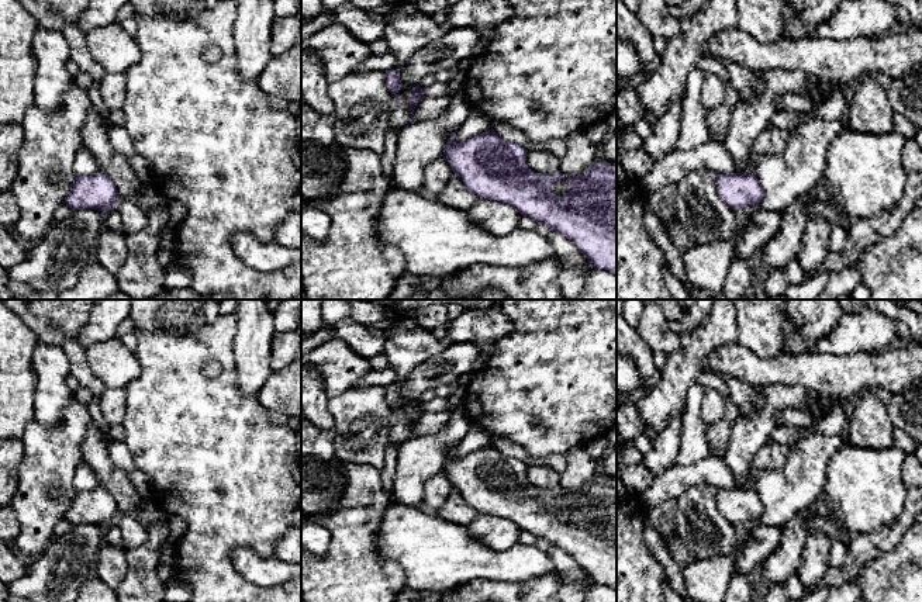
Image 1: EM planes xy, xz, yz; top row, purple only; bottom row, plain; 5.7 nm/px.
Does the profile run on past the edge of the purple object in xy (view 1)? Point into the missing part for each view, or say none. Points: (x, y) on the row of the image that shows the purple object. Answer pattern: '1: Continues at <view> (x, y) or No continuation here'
1: No continuation here

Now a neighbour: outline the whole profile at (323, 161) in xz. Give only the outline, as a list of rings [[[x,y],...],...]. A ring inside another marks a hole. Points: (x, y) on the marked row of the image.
[[[301,97],[301,198],[322,198],[341,186],[346,149],[335,143],[336,115],[314,111]]]

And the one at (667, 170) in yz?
[[[707,141],[694,149],[674,149],[656,159],[639,183],[650,196],[666,186],[676,186],[690,172],[701,169],[716,174],[739,172],[724,143]]]

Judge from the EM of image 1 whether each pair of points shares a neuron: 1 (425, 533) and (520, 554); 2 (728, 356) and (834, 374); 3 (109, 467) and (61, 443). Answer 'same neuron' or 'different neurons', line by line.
1: same neuron
2: same neuron
3: different neurons

